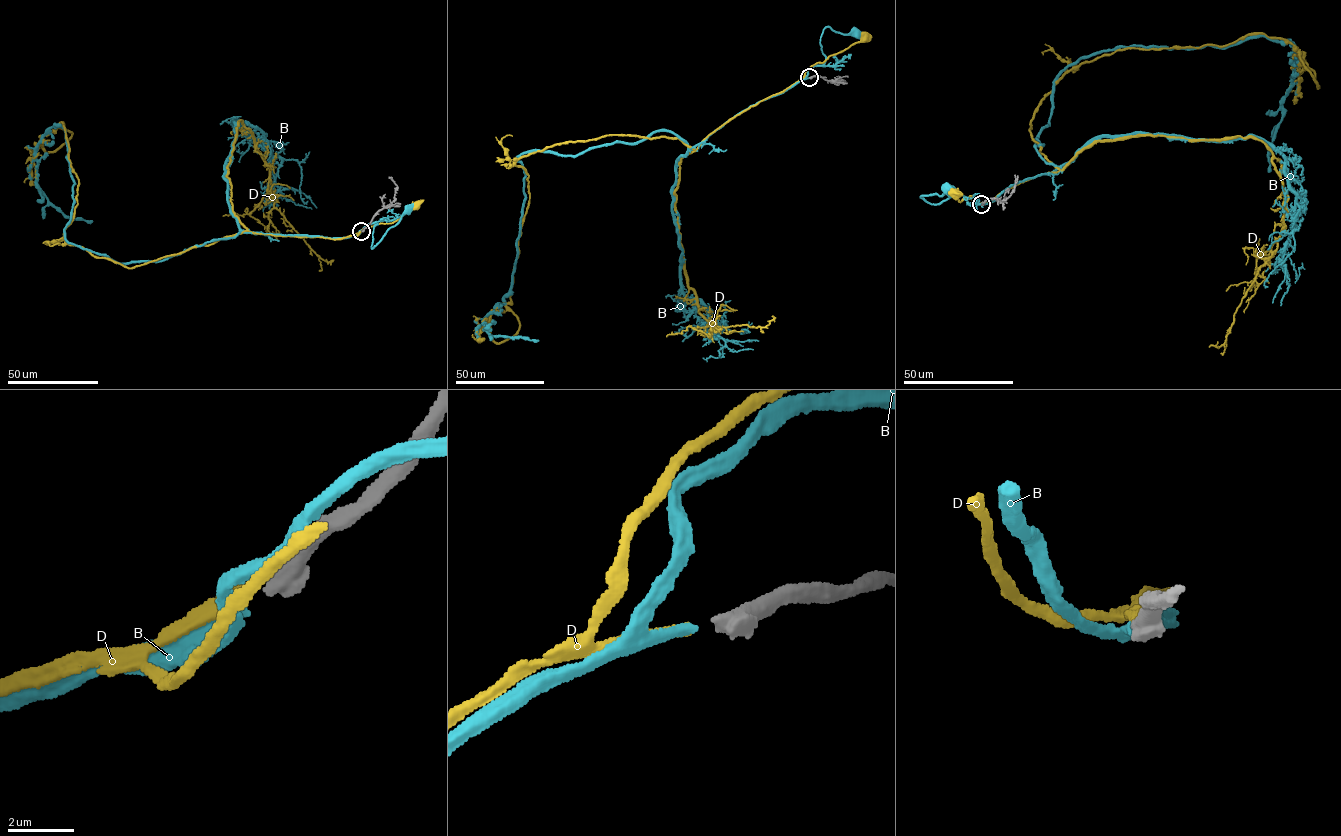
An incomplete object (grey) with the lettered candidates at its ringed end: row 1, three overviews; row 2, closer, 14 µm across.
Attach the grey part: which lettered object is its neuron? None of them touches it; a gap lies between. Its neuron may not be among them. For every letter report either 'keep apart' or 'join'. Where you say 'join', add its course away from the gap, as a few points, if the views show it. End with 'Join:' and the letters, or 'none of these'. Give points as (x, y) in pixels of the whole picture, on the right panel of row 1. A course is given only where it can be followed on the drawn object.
B: join; course (982, 204), (974, 195), (973, 198), (956, 194), (935, 204), (920, 197), (940, 196), (946, 188)
D: keep apart
Join: B

